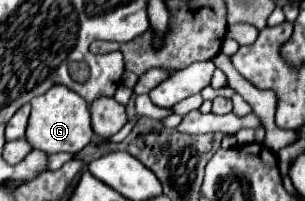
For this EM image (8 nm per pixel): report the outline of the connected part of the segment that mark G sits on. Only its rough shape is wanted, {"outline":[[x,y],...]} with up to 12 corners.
{"outline":[[55,84],[33,98],[27,142],[75,154],[91,142],[89,104]]}

